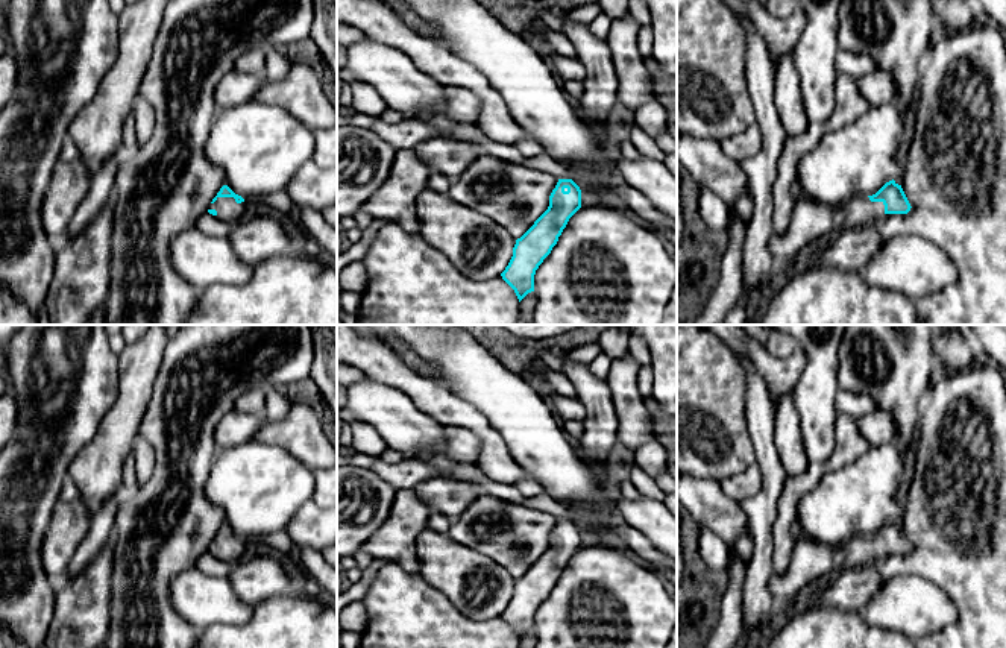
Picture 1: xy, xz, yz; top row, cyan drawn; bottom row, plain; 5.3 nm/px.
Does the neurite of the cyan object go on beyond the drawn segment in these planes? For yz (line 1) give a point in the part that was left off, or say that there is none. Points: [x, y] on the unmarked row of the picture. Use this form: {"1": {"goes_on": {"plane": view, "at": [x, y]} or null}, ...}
{"1": {"goes_on": {"plane": "yz", "at": [809, 562]}}}

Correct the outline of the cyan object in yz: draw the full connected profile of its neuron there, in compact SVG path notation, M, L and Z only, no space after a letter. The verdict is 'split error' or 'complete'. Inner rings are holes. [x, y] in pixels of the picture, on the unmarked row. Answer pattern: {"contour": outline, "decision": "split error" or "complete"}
{"contour": "M894 519L872 536L854 536L844 545L818 543L806 536L794 536L786 572L769 577L769 590L777 604L791 602L812 581L835 577L844 569L876 563L885 554L907 554L910 543Z", "decision": "split error"}

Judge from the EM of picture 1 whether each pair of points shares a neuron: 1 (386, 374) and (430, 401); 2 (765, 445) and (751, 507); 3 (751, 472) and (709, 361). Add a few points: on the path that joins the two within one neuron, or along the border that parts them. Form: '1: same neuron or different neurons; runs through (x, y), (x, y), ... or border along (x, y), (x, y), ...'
1: same neuron; runs through (396, 374), (419, 390)
2: same neuron; runs through (768, 460), (770, 490), (767, 493)
3: different neurons; border along (756, 462), (721, 483)

